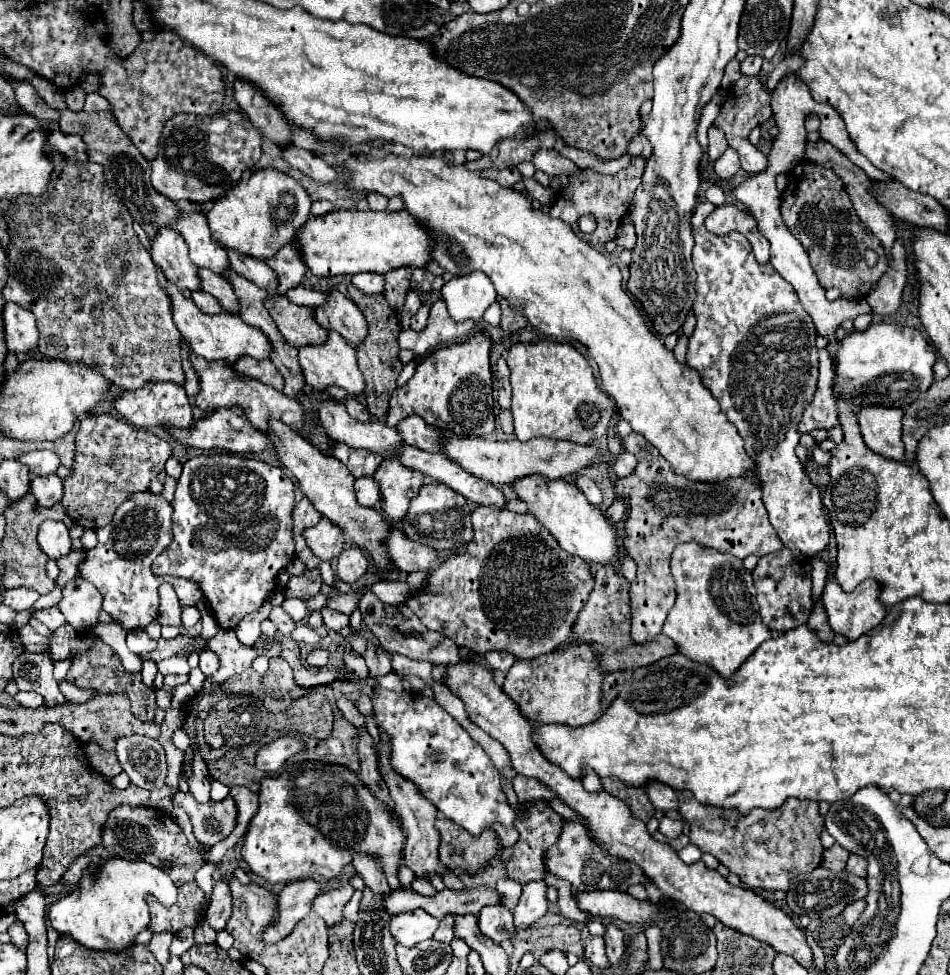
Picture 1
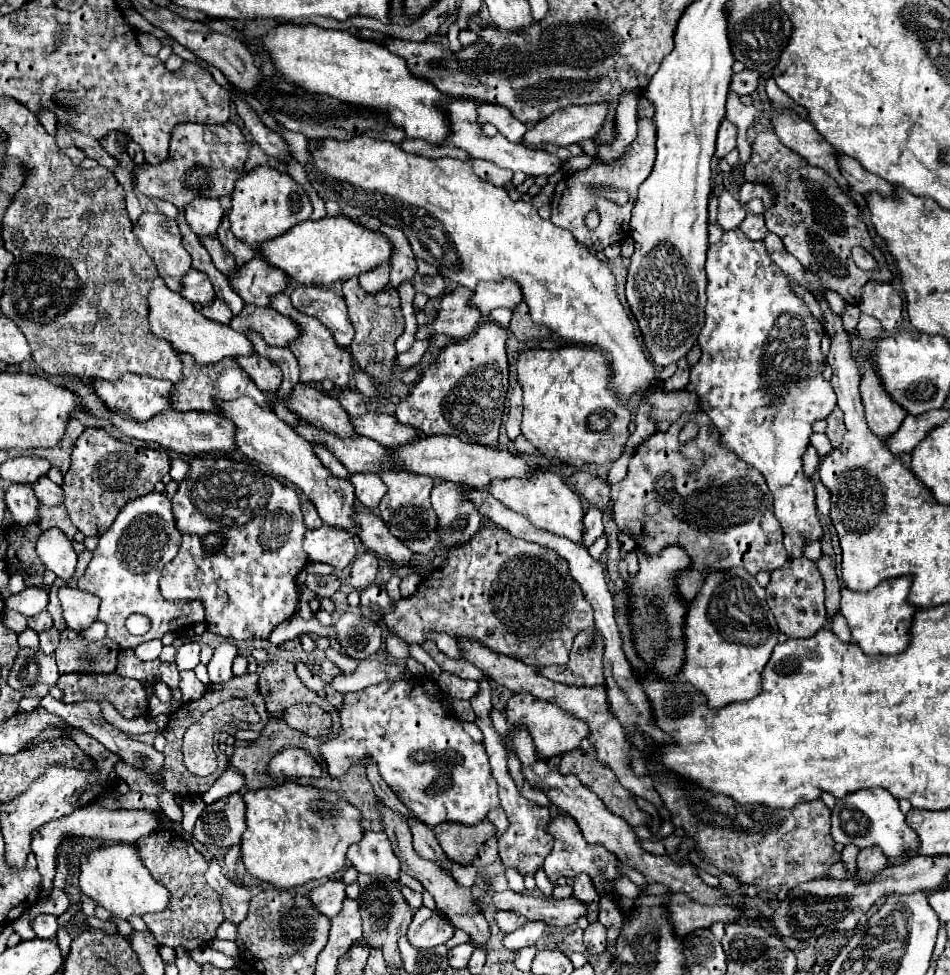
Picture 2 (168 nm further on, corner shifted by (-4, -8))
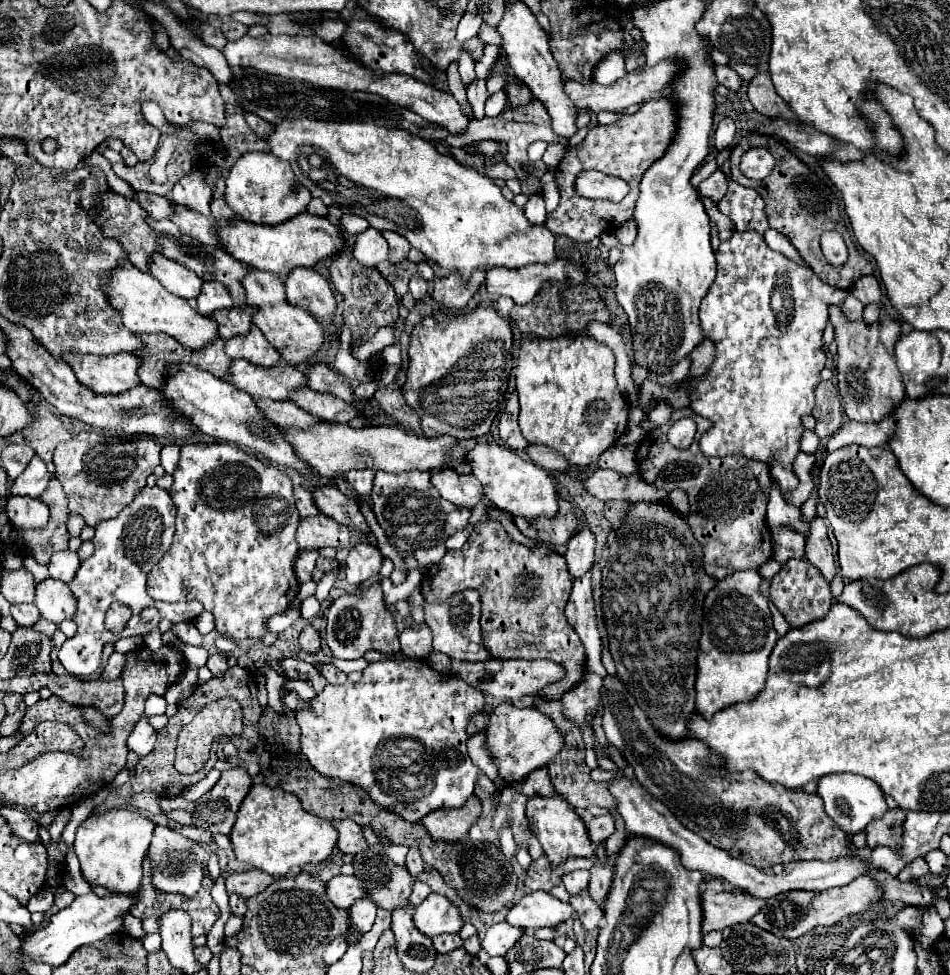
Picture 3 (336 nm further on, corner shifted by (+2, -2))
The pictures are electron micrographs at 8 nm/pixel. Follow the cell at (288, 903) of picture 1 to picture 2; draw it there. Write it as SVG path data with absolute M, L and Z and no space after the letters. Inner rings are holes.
M327 880L325 884L317 886L309 894L309 898L321 910L321 914L325 914L327 918L333 918L339 914L341 906L343 906L345 884L343 884L343 880Z

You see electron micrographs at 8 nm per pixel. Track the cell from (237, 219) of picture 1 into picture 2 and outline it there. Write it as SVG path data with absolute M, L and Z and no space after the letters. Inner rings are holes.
M257 166L251 172L243 174L233 188L231 194L231 212L229 212L229 222L233 228L233 234L245 244L257 246L265 240L271 240L275 236L285 234L289 228L293 228L299 222L305 222L313 212L309 194L299 186L289 174L275 170L271 166Z

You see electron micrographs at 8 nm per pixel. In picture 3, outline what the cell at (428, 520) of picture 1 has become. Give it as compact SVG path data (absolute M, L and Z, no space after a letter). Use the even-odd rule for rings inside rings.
M437 470L431 474L431 482L439 490L441 498L449 500L457 508L473 508L483 498L483 488L479 486L479 480L475 480L475 476L471 474Z

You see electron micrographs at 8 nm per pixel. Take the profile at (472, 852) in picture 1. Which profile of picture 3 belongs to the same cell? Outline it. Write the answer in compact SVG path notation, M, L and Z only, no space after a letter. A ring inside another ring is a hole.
M471 796L471 800L467 800L463 808L431 812L421 822L433 840L443 840L451 844L461 842L467 836L477 816L481 816L481 802L477 796Z

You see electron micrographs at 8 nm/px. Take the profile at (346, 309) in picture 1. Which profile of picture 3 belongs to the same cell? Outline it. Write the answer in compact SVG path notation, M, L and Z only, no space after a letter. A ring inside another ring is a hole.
M295 268L285 280L285 290L293 306L307 310L313 318L323 322L331 338L337 338L339 330L333 322L337 300L325 276L311 268Z

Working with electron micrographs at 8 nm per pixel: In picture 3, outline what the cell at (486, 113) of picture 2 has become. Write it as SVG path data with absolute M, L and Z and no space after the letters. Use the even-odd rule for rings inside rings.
M499 90L491 96L491 100L487 100L487 116L497 116L501 114L501 110L505 108L507 100L505 100L505 92Z

